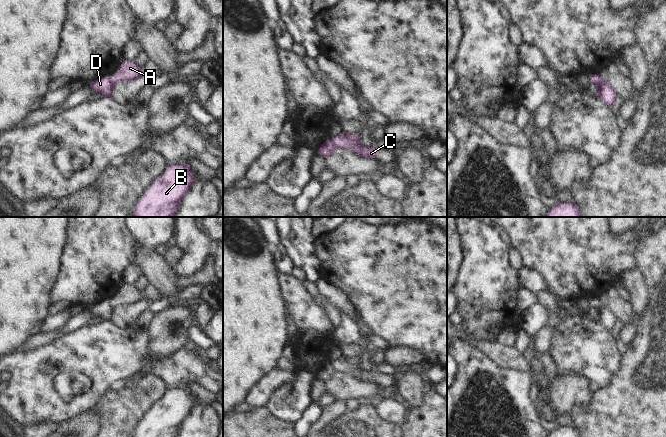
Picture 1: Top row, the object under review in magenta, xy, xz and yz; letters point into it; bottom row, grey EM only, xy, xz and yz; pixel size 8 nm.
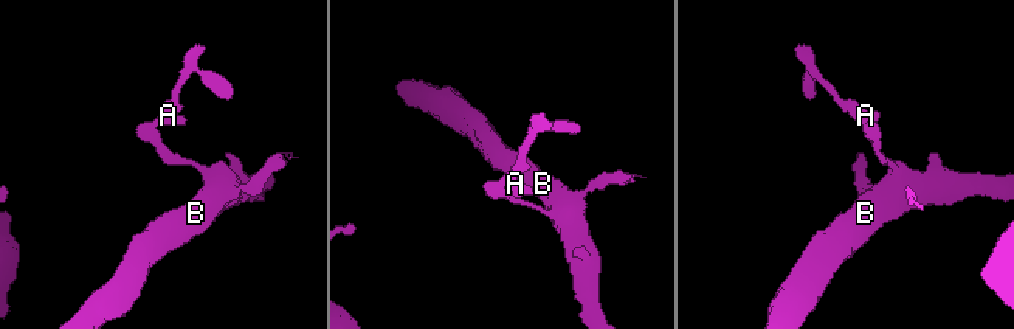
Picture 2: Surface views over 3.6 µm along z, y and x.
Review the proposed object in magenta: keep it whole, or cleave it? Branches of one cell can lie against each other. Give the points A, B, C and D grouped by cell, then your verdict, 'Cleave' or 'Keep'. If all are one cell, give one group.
Groups: A C / B D. Cleave.

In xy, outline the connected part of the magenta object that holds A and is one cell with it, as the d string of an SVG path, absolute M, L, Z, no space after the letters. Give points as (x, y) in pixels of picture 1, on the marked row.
M124 59L119 69L111 77L116 84L124 81L135 81L144 75L144 70L135 61Z

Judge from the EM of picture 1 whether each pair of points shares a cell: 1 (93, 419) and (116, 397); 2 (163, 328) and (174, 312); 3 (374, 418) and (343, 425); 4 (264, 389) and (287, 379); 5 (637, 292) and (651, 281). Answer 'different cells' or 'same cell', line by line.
1: different cells
2: same cell
3: same cell
4: same cell
5: different cells

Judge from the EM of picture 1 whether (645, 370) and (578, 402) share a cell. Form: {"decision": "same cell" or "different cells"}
{"decision": "different cells"}

